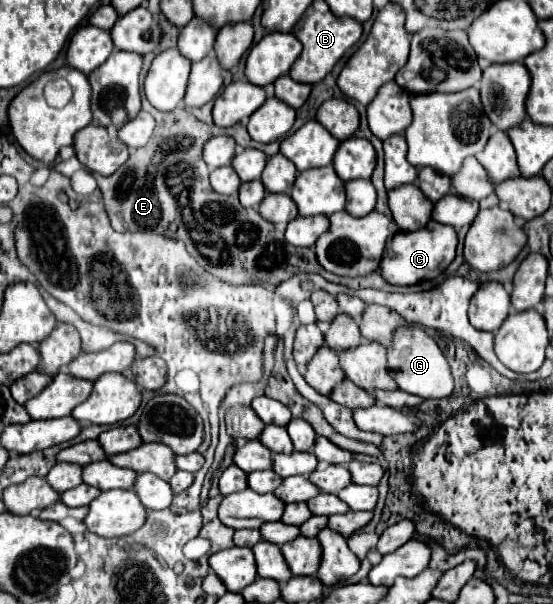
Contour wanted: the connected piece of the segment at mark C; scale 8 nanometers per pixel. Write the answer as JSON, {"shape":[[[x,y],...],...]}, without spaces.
{"shape":[[[430,220],[430,224],[418,232],[396,232],[390,238],[384,258],[380,262],[382,276],[386,278],[388,284],[396,286],[414,286],[420,280],[432,280],[440,276],[454,260],[456,244],[458,244],[456,230],[446,224],[436,224],[434,220]]]}

